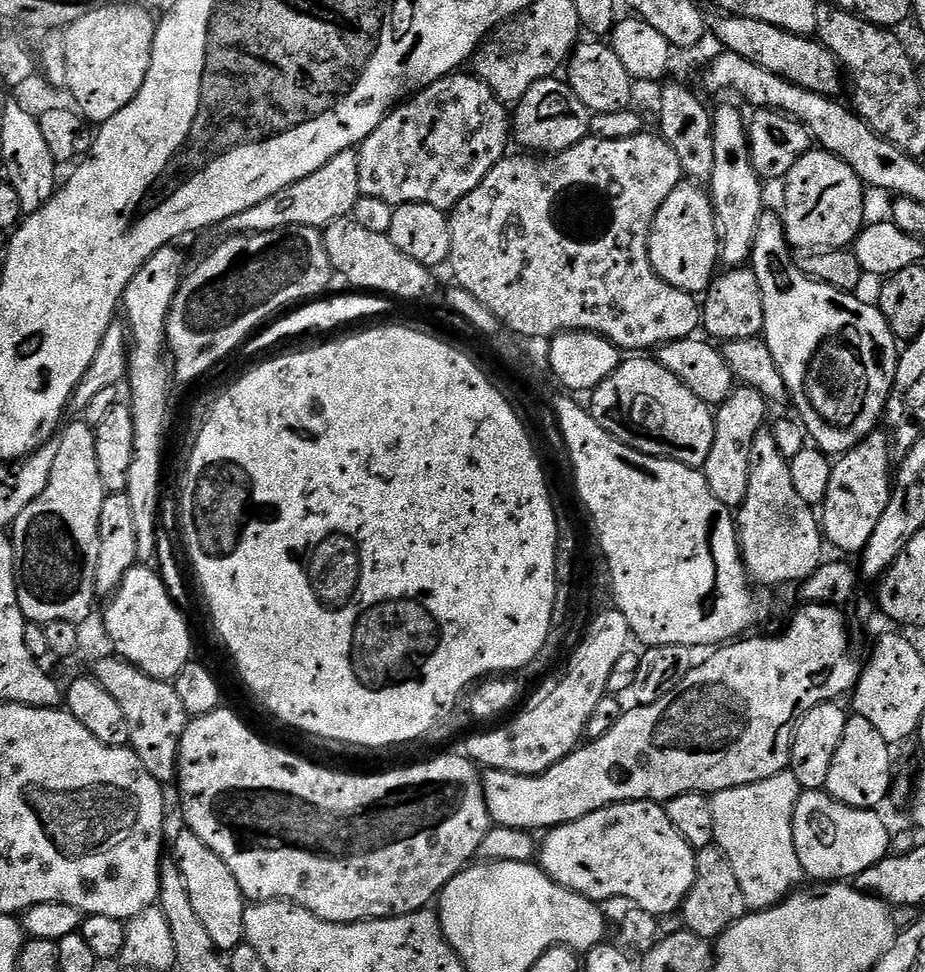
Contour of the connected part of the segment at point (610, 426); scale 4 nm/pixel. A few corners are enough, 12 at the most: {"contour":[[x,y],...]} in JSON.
{"contour":[[655,358],[591,392],[594,422],[699,469],[713,409]]}

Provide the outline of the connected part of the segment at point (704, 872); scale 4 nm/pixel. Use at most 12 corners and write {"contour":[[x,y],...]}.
{"contour":[[715,843],[696,854],[683,927],[712,942],[749,911]]}

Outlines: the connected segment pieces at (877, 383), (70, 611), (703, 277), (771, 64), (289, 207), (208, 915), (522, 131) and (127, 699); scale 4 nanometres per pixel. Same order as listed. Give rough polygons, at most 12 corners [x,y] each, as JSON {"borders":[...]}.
{"borders":[[[779,211],[750,267],[762,339],[815,447],[877,431],[896,335],[800,272]],[[96,430],[58,436],[10,525],[33,624],[91,618],[106,493]],[[681,182],[648,257],[670,286],[708,291],[720,264],[711,195]],[[711,17],[721,49],[835,97],[840,63],[819,40],[758,18]],[[352,150],[226,218],[228,236],[323,230],[361,196]],[[181,830],[175,859],[194,914],[221,952],[244,938],[230,866]],[[565,81],[517,103],[523,149],[555,154],[589,135],[588,107]],[[107,655],[90,675],[118,702],[128,744],[177,779],[190,719],[175,683]]]}

